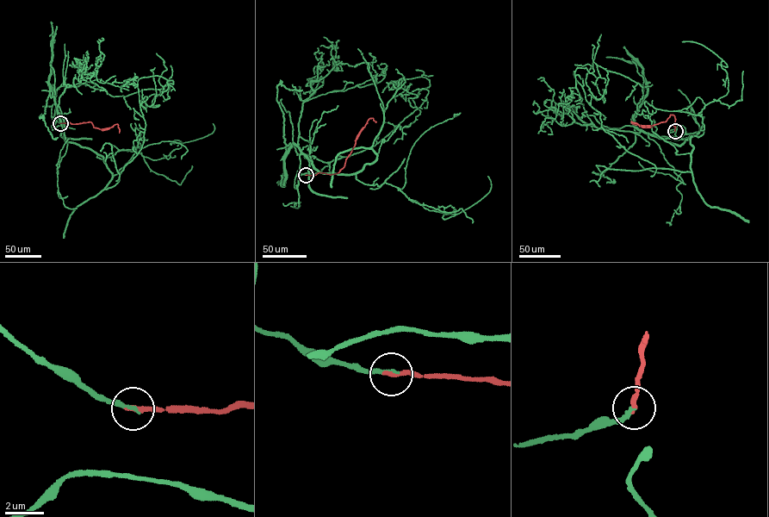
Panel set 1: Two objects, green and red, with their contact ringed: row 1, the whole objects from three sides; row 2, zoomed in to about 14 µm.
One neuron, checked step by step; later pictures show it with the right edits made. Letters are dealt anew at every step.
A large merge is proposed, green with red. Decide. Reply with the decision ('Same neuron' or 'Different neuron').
Same neuron

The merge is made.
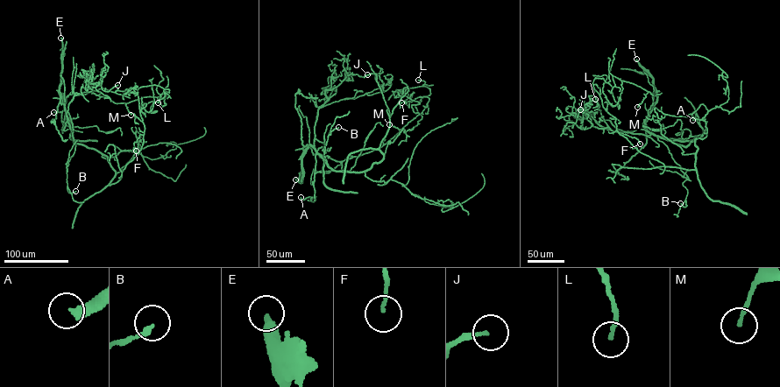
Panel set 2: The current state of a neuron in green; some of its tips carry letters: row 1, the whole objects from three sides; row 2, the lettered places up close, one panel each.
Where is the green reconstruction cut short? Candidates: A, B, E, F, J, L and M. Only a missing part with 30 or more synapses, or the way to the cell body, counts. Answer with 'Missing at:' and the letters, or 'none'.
Missing at: A, E, J

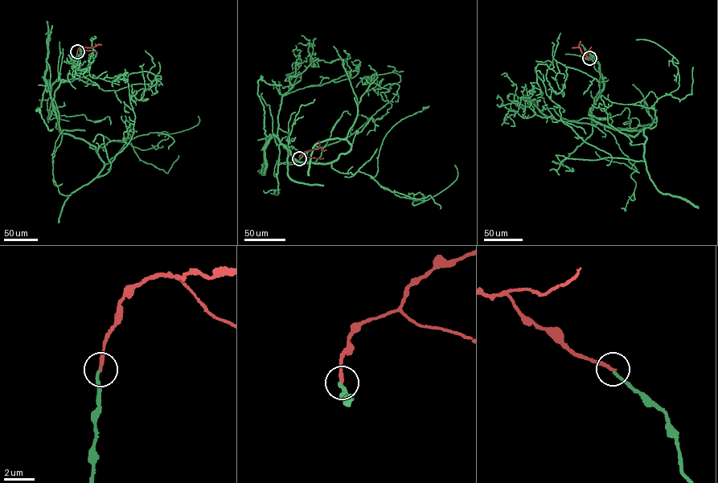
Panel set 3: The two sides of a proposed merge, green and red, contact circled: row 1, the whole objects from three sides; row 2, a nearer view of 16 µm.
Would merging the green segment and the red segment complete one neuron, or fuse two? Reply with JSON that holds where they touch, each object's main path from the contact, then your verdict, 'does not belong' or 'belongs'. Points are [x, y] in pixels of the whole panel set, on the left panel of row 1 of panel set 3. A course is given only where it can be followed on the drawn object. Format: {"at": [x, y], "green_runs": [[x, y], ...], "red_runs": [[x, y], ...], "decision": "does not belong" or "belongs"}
{"at": [77, 51], "green_runs": [[77, 51], [50, 96], [98, 178], [133, 133], [127, 76], [161, 79], [145, 50]], "red_runs": [[77, 51], [79, 47], [101, 45]], "decision": "belongs"}

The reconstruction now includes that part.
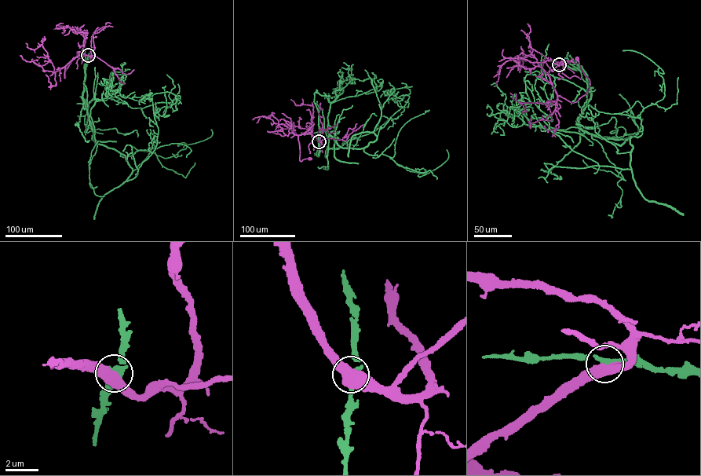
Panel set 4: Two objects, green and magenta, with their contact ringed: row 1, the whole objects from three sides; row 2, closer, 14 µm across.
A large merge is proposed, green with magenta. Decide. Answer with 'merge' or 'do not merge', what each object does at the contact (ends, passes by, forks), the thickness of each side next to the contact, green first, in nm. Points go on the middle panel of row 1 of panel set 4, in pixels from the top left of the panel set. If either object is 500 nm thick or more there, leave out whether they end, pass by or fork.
do not merge; 280 nm thick on the green side, 550 nm on the other

